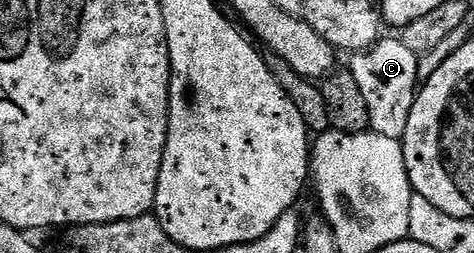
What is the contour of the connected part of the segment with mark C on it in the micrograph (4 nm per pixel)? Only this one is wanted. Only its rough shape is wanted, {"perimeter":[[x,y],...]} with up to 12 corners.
{"perimeter":[[398,37],[353,54],[371,130],[403,140],[421,60]]}

